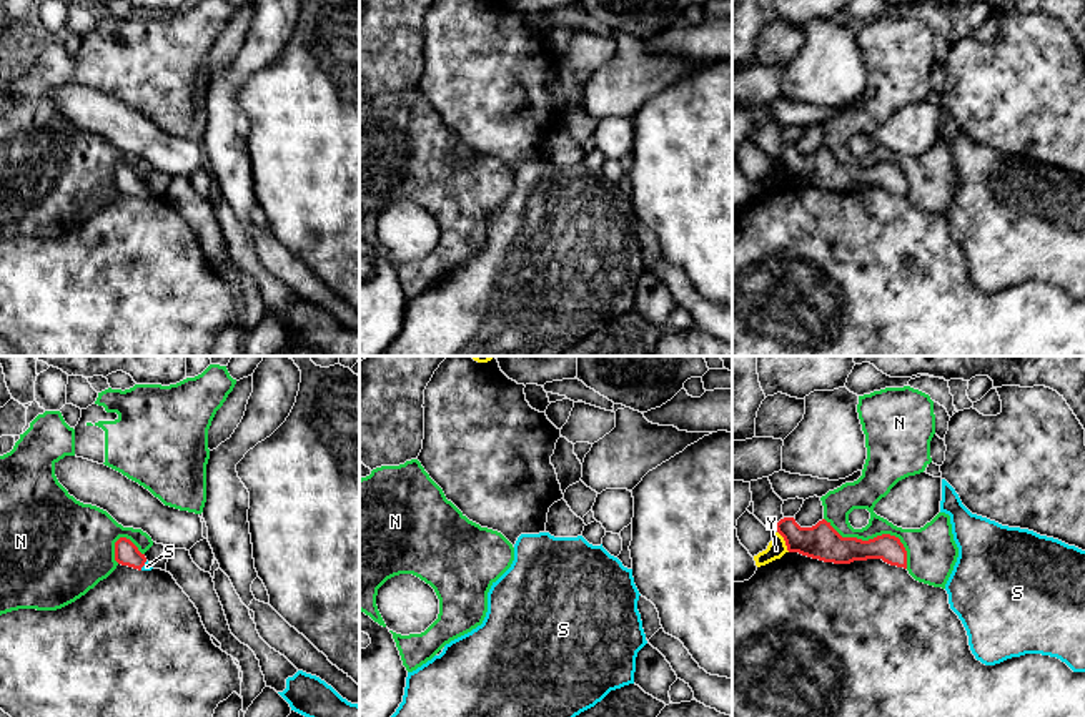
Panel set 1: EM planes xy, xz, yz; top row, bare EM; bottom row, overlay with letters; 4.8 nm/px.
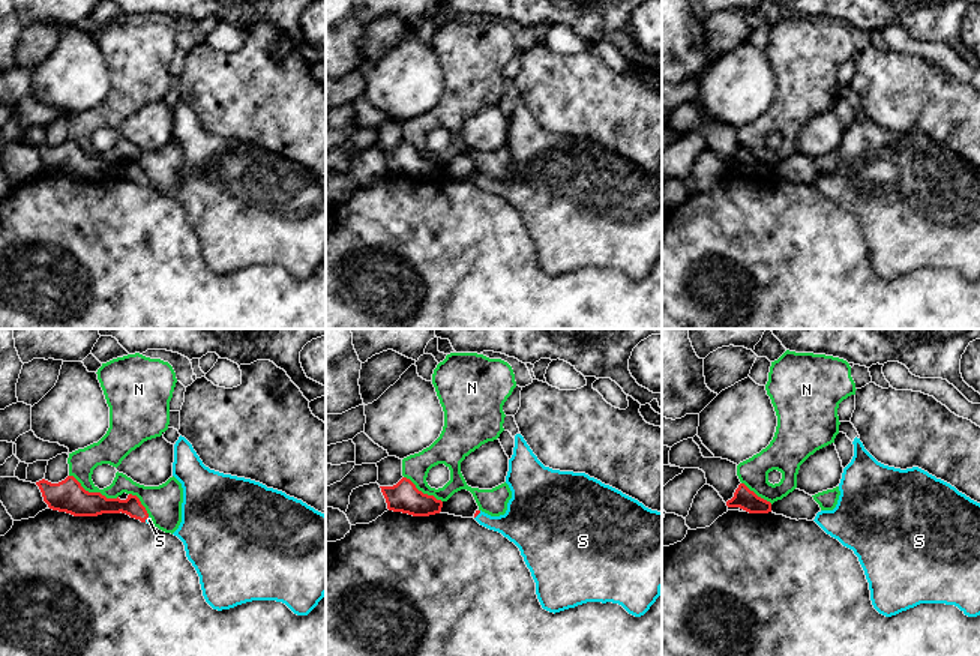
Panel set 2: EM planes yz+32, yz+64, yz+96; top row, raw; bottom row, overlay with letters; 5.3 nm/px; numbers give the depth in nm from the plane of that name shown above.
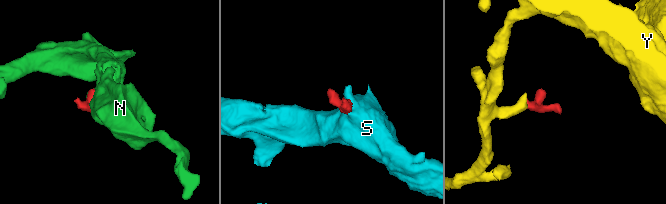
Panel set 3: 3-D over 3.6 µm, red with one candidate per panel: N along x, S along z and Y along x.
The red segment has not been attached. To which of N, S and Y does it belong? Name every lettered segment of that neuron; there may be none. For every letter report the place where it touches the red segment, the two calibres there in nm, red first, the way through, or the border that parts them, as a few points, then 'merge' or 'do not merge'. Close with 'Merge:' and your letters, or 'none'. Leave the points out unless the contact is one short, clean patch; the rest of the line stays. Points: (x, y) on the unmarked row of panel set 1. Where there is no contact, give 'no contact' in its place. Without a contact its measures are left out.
N: meets red in yz at (876, 165); 170 nm thick on the red side, 190 nm on the other; do not merge
S: meets red in xy at (143, 192); 110 nm thick on the red side, 40 nm on the other; runs through xy (127, 180), (143, 192), (147, 193); merge
Y: meets red in yz at (784, 167); 170 nm thick on the red side, 90 nm on the other; border along yz (777, 158), (789, 178); do not merge
Merge: S

